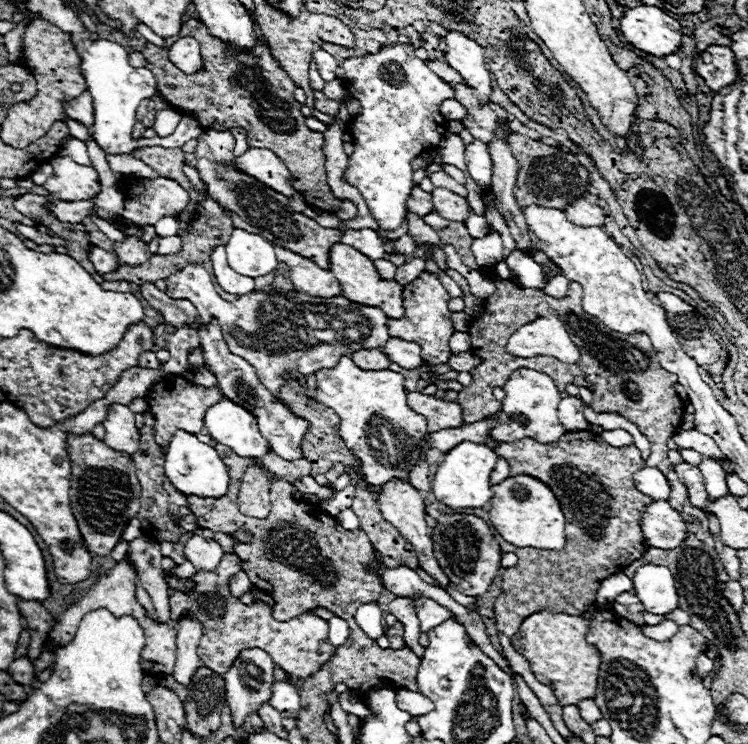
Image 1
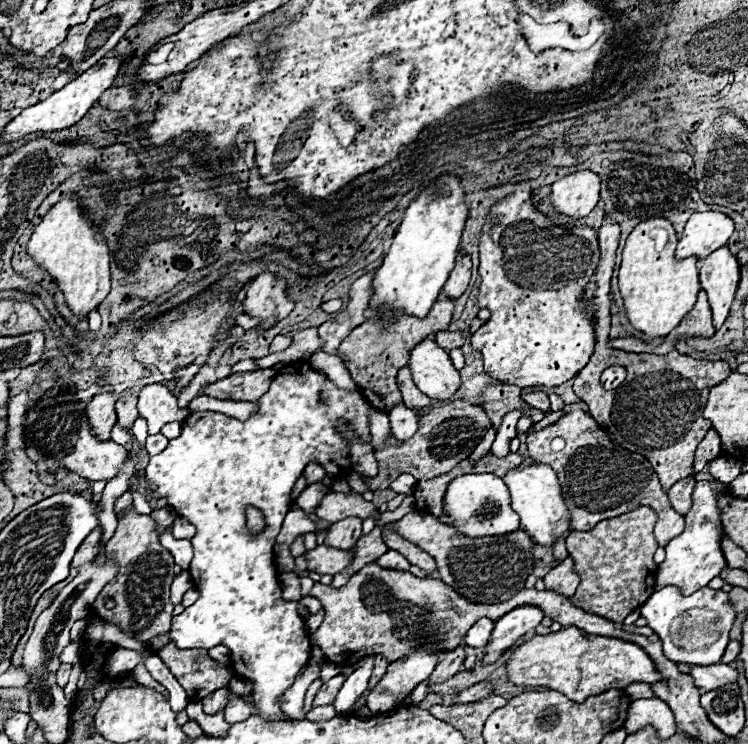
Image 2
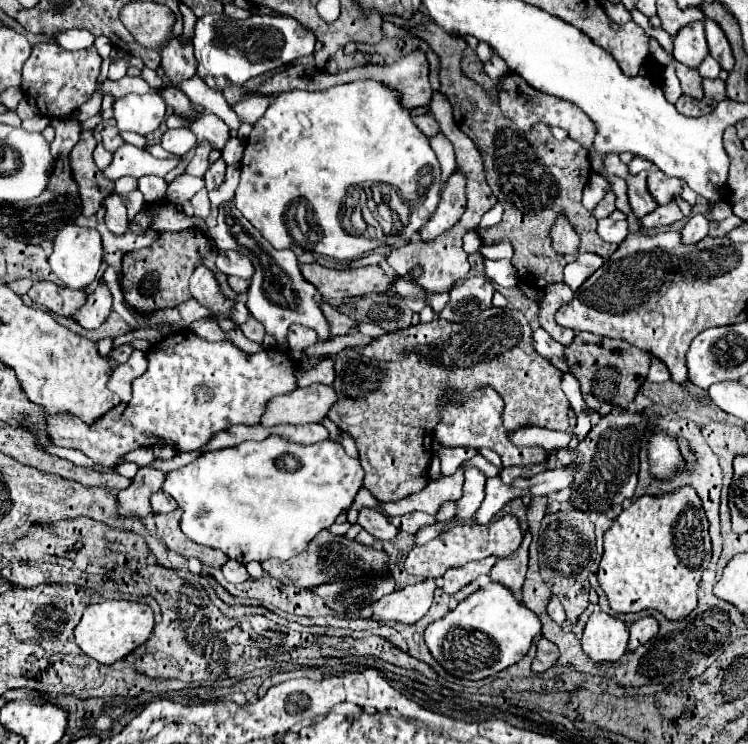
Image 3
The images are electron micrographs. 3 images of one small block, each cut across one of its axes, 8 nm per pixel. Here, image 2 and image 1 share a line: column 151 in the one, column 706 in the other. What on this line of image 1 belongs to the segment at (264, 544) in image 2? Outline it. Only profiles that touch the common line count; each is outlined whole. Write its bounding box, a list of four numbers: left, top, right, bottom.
[698,456,728,500]

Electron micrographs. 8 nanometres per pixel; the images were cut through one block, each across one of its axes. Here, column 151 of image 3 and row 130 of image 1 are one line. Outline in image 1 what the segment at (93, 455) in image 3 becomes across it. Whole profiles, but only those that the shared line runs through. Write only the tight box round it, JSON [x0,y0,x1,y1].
[342,44,454,230]

